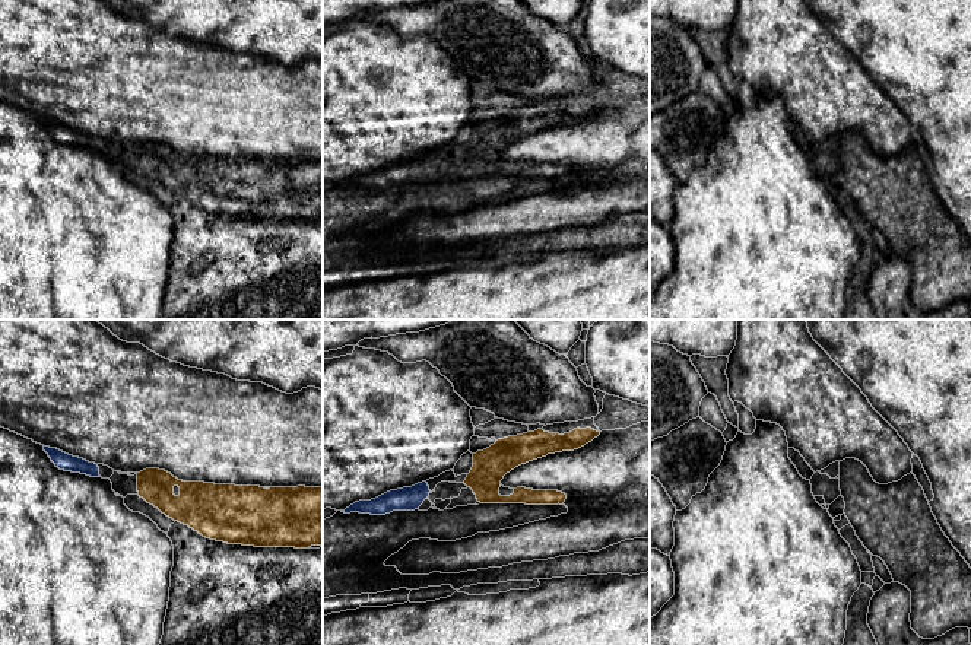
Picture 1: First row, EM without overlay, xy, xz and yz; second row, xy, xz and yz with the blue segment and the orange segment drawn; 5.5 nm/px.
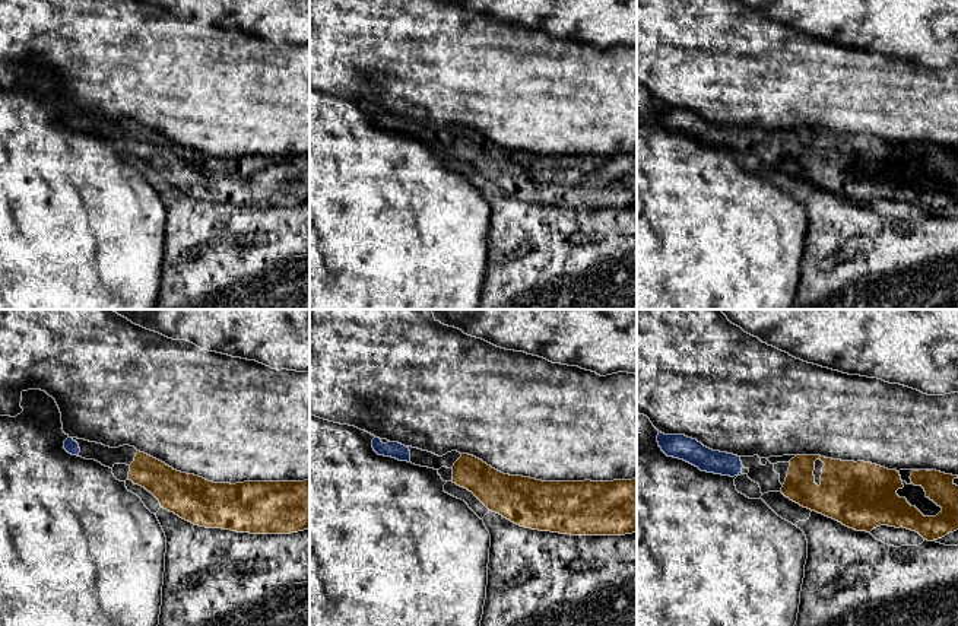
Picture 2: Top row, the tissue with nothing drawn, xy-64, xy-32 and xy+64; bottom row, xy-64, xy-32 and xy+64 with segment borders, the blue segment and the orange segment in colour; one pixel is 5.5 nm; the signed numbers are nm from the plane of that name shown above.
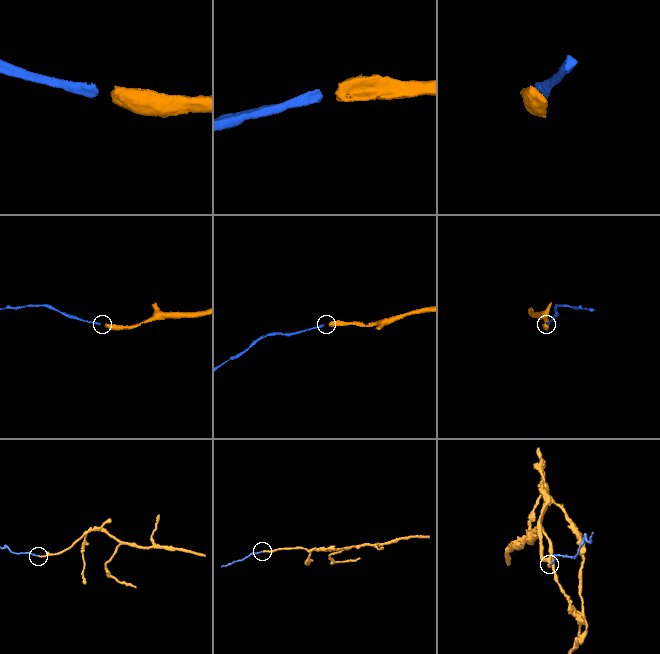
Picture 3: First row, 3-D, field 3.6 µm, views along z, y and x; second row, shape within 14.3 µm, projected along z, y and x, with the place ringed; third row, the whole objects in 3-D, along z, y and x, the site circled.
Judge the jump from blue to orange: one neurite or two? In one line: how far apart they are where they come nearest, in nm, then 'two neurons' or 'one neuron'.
190 nm apart; one neuron

